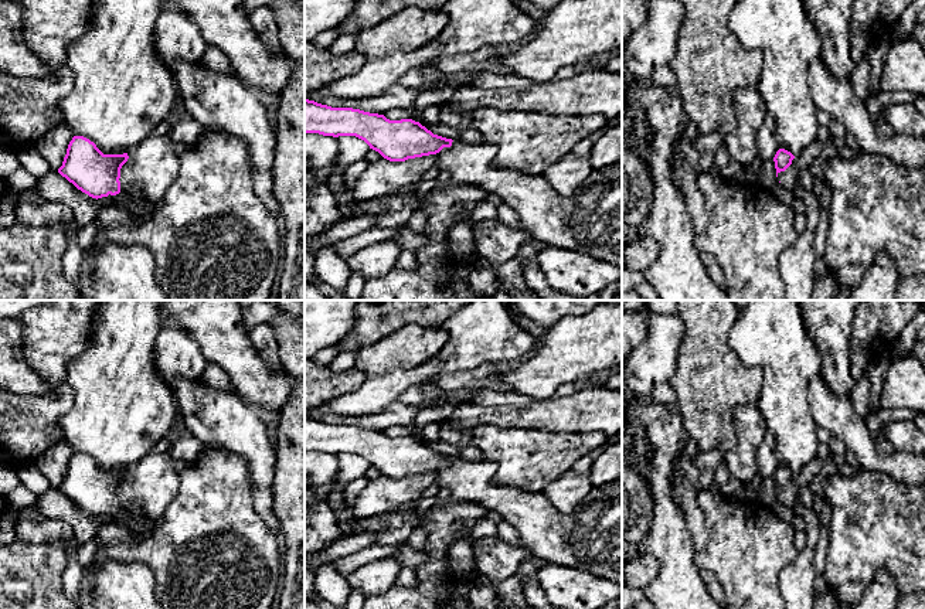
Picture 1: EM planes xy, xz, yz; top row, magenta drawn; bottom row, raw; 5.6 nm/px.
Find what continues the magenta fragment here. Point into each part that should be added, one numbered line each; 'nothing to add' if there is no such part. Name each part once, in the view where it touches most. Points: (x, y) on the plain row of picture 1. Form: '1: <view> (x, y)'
1: xy (150, 485)

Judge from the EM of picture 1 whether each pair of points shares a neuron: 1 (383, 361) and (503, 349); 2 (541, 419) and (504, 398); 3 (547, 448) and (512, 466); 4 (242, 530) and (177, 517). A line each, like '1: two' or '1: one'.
1: two
2: two
3: one
4: one

